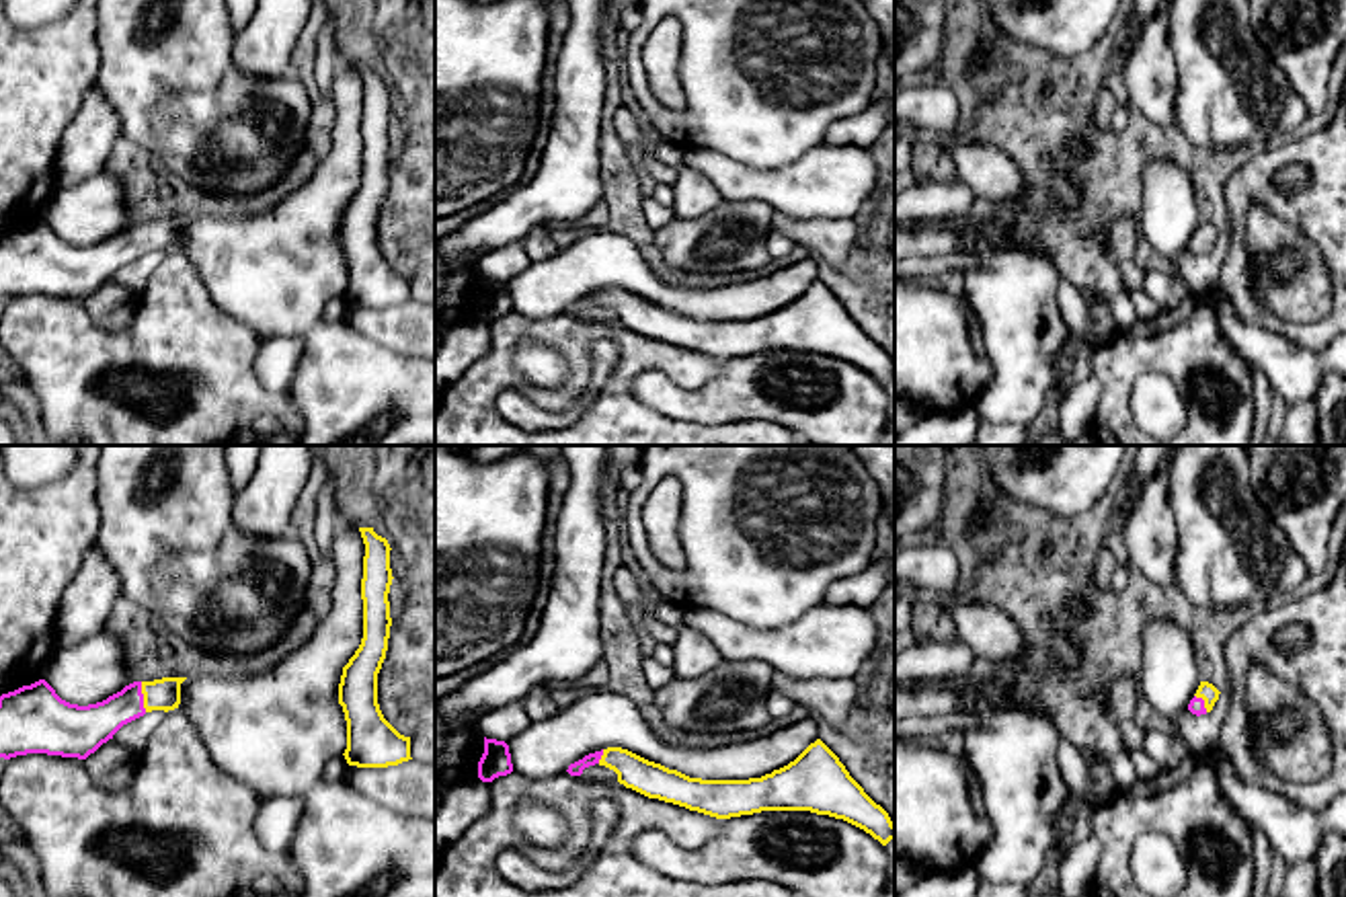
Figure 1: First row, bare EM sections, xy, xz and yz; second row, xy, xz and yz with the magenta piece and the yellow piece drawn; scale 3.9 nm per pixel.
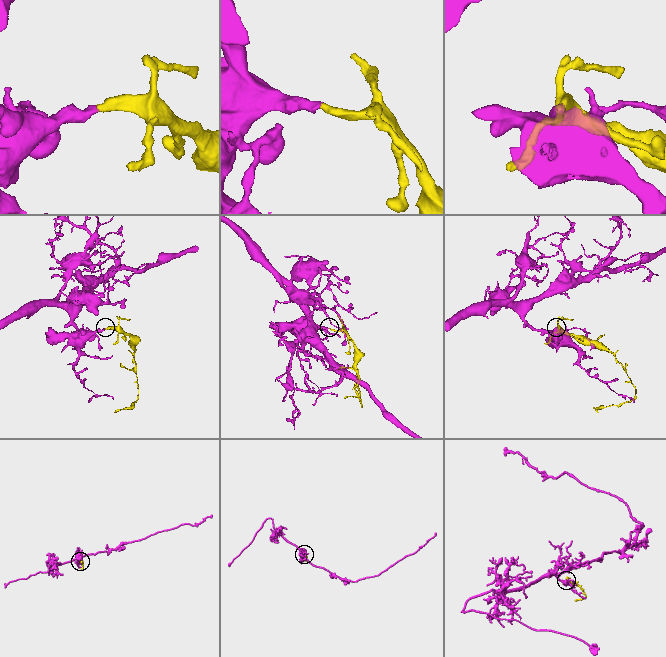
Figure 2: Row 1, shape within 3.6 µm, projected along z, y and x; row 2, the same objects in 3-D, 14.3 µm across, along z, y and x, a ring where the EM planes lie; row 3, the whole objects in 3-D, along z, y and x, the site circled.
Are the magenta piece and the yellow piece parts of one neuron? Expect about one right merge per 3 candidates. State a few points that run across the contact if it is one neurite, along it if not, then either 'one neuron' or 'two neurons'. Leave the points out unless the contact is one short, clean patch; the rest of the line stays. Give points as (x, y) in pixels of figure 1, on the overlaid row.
line xy (87, 727), (142, 696), (161, 694); one neuron

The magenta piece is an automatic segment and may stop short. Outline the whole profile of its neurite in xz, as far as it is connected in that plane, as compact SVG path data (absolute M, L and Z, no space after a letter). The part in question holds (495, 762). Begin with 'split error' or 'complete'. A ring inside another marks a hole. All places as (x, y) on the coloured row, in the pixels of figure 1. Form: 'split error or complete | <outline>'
complete | M484 737L484 753L478 762L478 778L482 782L492 782L499 776L513 772L509 745L505 741Z

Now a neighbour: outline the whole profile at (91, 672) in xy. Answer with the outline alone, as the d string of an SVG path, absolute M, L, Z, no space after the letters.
M107 630L76 647L57 647L43 669L43 679L62 700L78 706L103 702L133 684L125 647L117 634Z

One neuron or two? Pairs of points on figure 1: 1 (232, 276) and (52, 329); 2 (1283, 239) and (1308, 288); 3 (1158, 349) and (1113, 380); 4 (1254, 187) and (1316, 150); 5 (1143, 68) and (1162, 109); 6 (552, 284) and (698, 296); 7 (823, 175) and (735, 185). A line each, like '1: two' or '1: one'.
1: two
2: one
3: one
4: one
5: one
6: one
7: one

